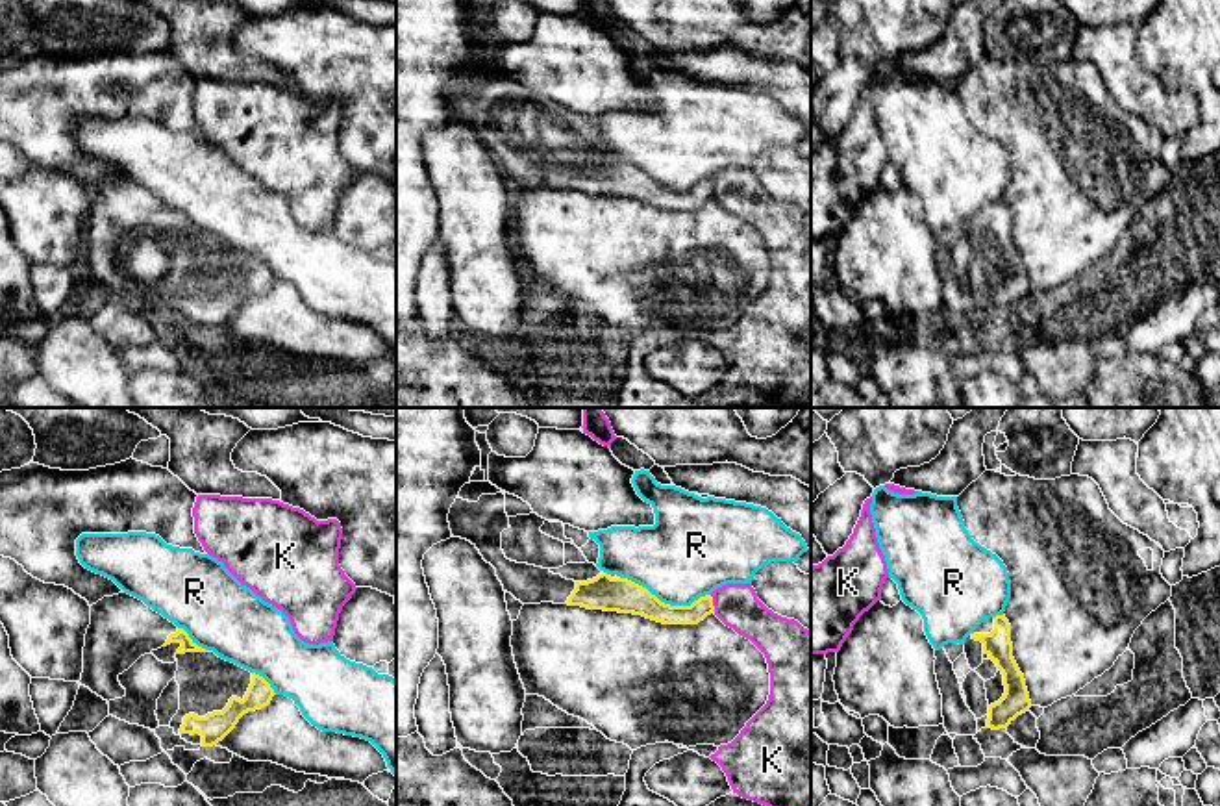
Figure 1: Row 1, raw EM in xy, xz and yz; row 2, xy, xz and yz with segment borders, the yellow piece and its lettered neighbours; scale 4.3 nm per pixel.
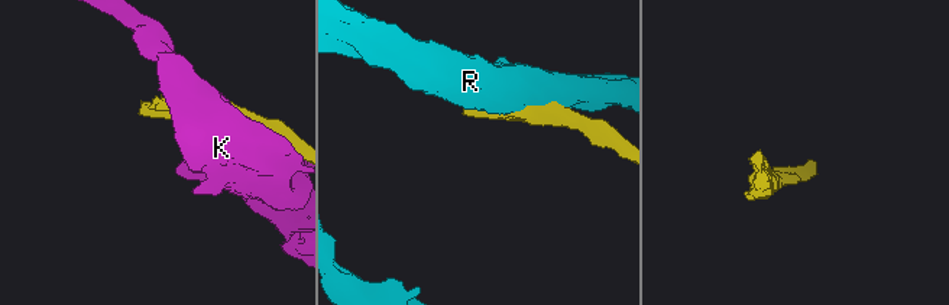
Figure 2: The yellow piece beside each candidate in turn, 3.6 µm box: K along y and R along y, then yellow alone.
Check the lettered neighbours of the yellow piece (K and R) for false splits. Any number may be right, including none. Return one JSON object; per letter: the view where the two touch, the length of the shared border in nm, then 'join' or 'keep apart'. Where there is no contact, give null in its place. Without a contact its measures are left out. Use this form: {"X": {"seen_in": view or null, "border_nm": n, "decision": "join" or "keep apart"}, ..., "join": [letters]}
{"K": {"seen_in": "xz", "border_nm": 80, "decision": "keep apart"}, "R": {"seen_in": "xz", "border_nm": 400, "decision": "keep apart"}, "join": []}

